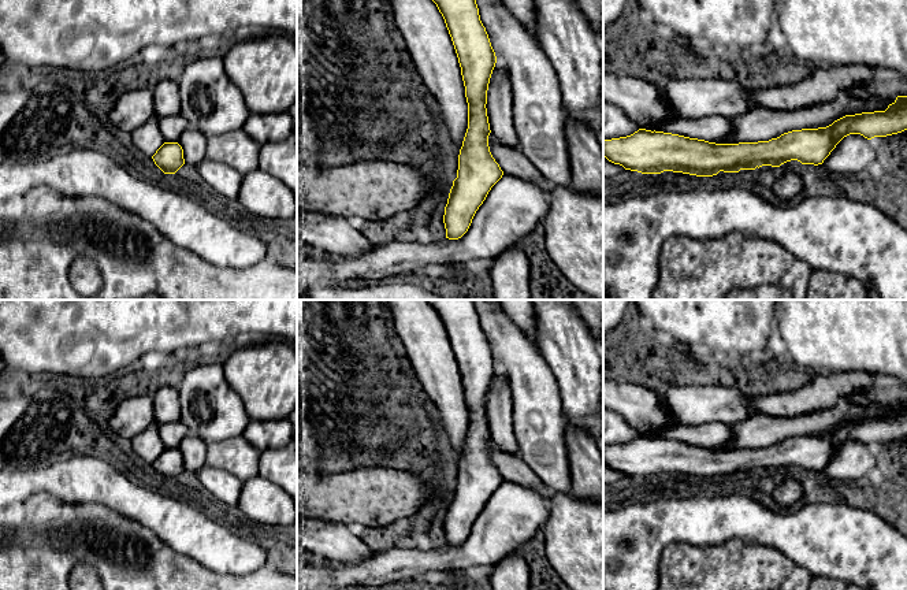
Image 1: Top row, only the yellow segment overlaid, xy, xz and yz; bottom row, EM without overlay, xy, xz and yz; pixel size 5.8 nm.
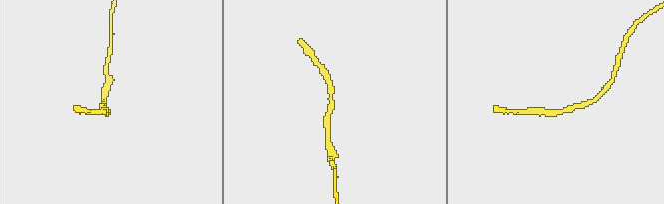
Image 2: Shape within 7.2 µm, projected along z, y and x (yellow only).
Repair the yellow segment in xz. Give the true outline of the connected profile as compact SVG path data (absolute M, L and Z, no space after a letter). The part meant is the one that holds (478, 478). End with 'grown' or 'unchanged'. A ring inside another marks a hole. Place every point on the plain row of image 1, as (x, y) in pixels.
M428 300L451 344L468 409L468 435L458 461L457 485L449 500L443 530L446 545L458 546L503 478L490 459L487 397L497 370L473 300Z; unchanged

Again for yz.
M897 402L885 418L845 422L826 434L792 437L777 445L758 449L715 450L679 441L639 435L631 442L603 446L603 464L625 476L642 480L663 478L683 479L696 483L713 483L720 478L739 479L762 472L780 474L798 467L802 471L822 471L836 452L850 441L860 441L867 446L886 444L907 437L907 402Z; unchanged

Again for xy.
M164 449L152 463L164 480L175 480L183 471L183 456L178 449Z; unchanged

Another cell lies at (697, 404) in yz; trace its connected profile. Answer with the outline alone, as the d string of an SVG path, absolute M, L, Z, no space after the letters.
M702 382L689 386L672 385L663 389L663 398L670 415L685 424L722 422L731 426L752 415L752 397L744 396L736 387L706 386Z

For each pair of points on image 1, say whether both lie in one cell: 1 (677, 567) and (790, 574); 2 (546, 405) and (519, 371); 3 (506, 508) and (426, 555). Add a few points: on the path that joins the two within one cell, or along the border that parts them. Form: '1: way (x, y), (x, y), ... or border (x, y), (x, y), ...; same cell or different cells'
1: way (705, 570), (762, 570); same cell
2: way (538, 397), (534, 385), (527, 378); same cell
3: way (490, 529), (463, 556), (446, 556); same cell

